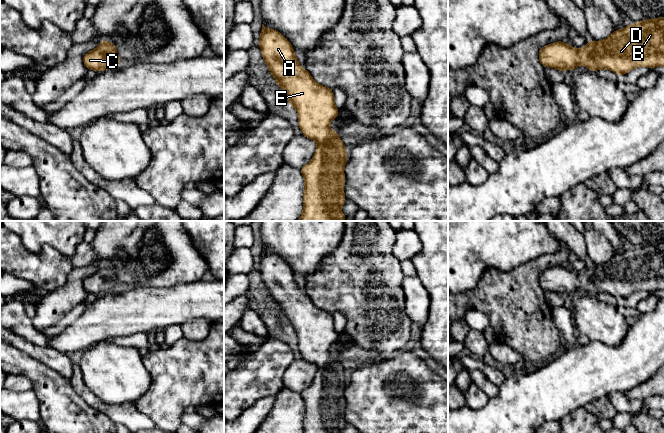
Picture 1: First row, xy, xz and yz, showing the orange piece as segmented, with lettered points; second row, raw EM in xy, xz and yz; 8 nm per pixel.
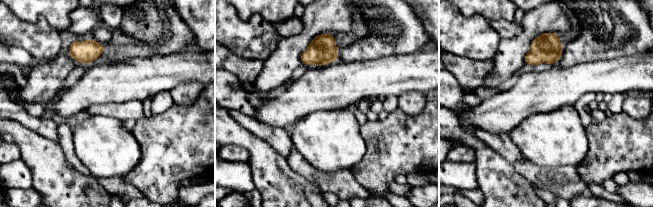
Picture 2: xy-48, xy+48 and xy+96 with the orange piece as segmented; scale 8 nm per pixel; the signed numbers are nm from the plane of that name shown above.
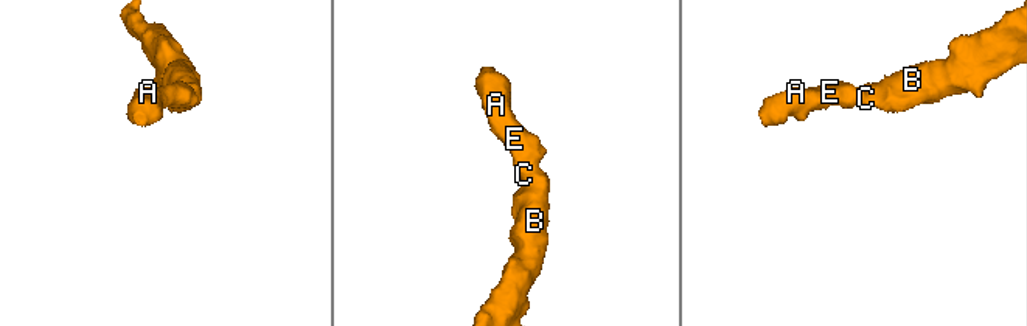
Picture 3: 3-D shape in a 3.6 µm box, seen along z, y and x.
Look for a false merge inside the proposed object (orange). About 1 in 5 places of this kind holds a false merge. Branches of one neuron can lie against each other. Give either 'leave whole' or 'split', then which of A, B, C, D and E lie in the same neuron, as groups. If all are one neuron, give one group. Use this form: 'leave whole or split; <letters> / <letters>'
leave whole; A B C D E

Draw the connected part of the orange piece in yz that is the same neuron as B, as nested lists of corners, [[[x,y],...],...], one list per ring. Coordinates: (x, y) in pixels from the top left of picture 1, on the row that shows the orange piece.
[[[664,17],[614,30],[605,40],[589,40],[581,49],[562,41],[546,45],[539,50],[539,61],[559,71],[584,65],[591,71],[608,69],[621,76],[640,66],[664,66]]]

